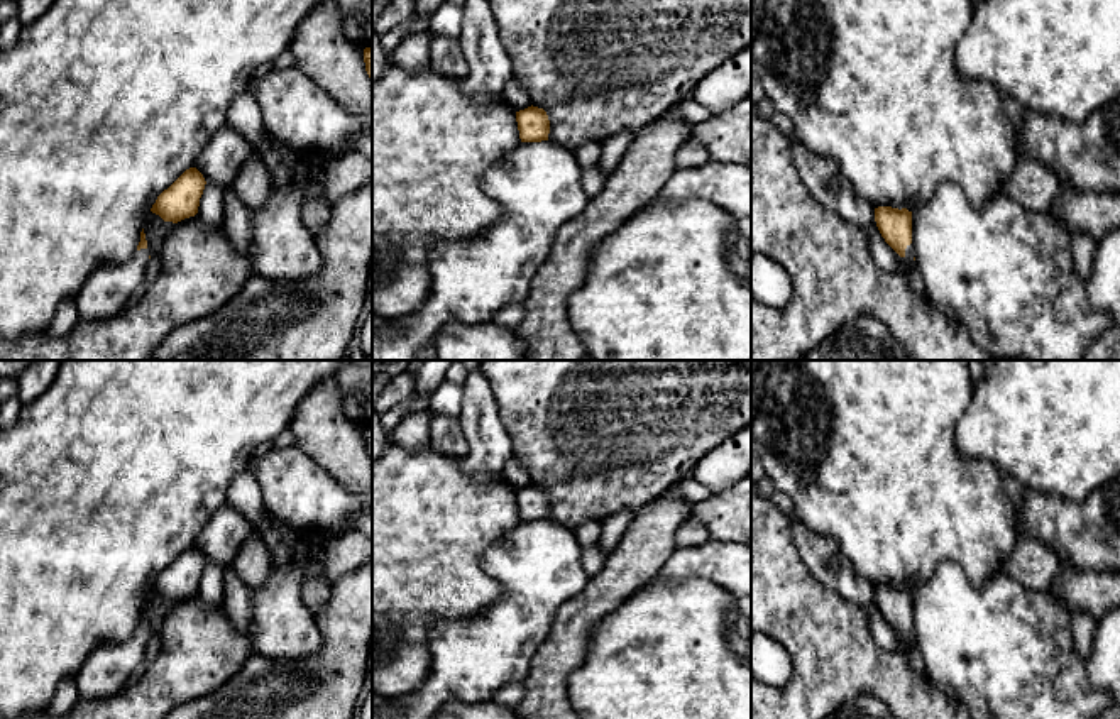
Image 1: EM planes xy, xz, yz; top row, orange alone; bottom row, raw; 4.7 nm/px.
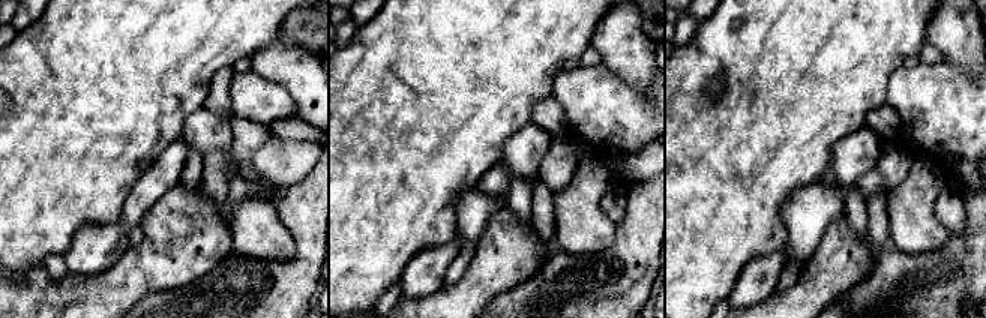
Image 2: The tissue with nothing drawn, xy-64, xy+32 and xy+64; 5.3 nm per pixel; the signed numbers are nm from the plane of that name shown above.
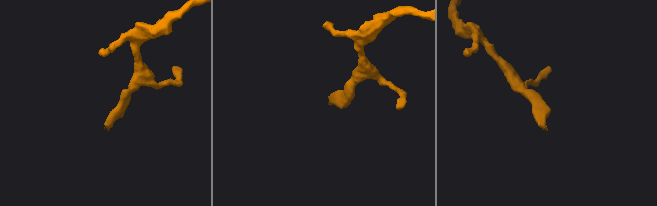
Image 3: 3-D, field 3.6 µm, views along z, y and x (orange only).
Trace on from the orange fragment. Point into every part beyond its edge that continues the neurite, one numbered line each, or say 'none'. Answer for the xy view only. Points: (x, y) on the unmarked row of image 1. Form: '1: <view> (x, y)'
1: xy (107, 669)

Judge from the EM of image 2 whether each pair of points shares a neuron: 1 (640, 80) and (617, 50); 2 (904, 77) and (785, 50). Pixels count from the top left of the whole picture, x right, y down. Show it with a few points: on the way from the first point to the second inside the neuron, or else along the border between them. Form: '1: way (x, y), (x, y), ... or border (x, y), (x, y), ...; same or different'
1: way (640, 72), (625, 57); same
2: border (901, 65), (889, 80), (883, 102); different

